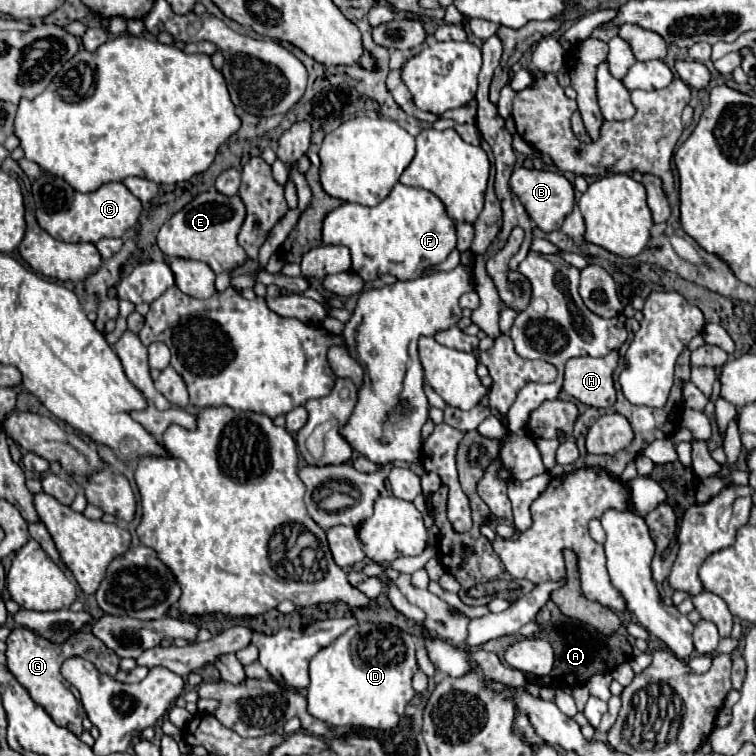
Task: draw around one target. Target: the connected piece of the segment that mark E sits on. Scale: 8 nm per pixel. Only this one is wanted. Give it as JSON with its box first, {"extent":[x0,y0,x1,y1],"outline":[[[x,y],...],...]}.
{"extent":[157,190,247,274],"outline":[[[217,190],[197,194],[185,208],[181,208],[169,222],[165,222],[157,234],[161,252],[169,258],[201,260],[211,266],[215,274],[231,272],[247,262],[245,250],[237,242],[239,228],[245,220],[245,206],[239,196],[225,196]]]}

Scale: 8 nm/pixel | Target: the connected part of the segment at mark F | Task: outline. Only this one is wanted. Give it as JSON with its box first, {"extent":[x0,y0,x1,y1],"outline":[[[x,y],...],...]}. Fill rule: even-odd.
{"extent":[323,184,455,282],"outline":[[[395,184],[391,194],[373,208],[345,202],[327,214],[323,224],[323,242],[347,246],[353,256],[353,272],[357,272],[365,282],[373,282],[381,274],[393,274],[397,280],[419,278],[427,266],[439,264],[449,256],[449,252],[455,248],[455,240],[455,222],[449,218],[445,204],[433,192],[405,184]]]}

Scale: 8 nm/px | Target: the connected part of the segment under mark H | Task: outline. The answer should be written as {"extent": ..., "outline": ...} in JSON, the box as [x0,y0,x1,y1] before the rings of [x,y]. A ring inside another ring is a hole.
{"extent":[563,350,619,408],"outline":[[[613,350],[605,358],[571,358],[565,366],[563,390],[579,402],[593,408],[615,404],[613,370],[617,368],[619,352]]]}

